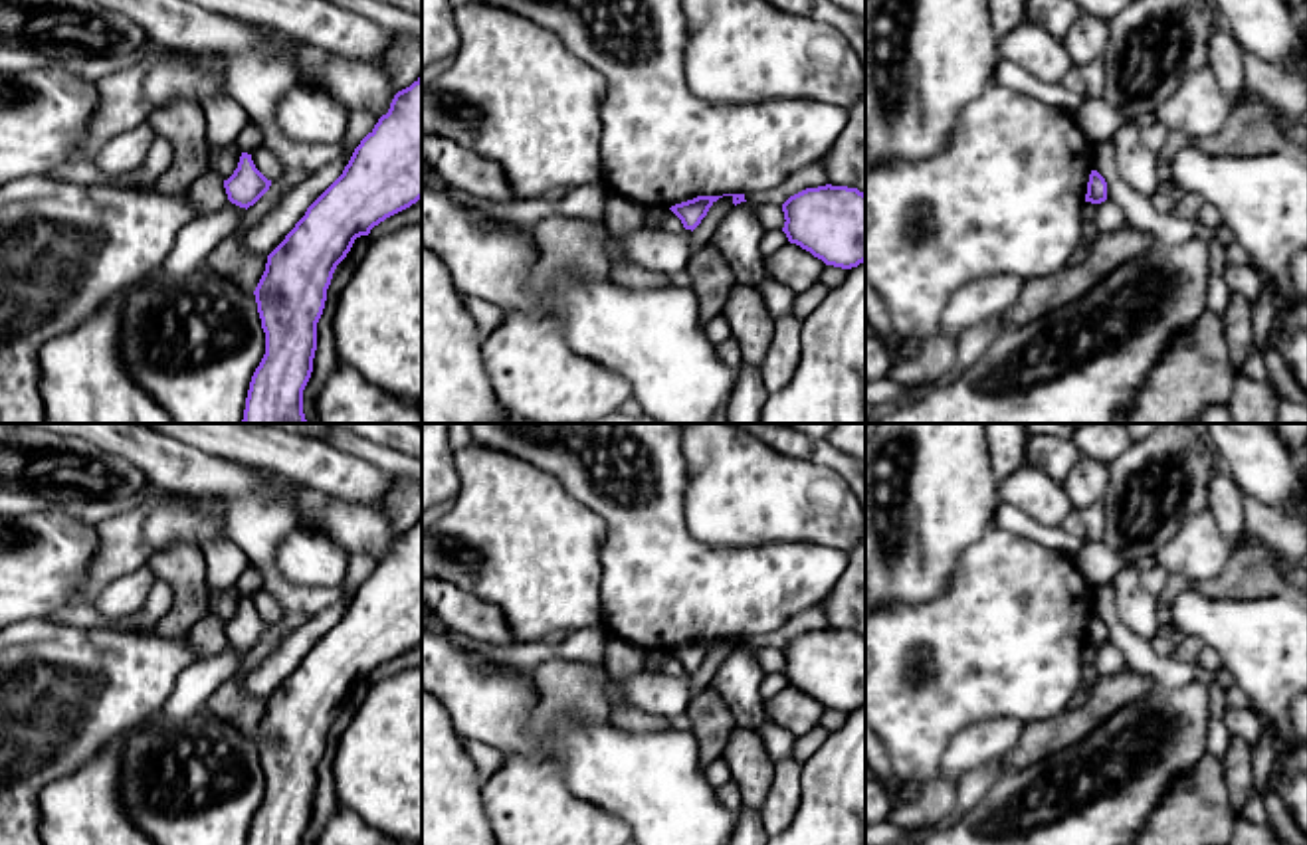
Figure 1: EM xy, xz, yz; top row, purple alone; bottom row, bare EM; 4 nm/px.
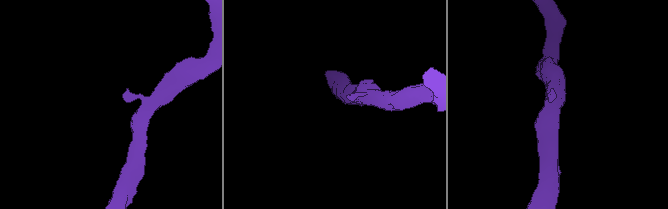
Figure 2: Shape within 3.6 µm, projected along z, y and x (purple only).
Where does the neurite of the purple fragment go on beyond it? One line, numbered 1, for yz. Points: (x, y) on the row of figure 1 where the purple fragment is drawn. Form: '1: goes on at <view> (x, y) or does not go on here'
1: does not go on here

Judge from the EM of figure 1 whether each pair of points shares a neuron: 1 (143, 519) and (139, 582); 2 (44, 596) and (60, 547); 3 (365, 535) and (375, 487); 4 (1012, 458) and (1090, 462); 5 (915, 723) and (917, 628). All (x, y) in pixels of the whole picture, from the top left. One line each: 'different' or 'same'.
1: different
2: same
3: same
4: same
5: same

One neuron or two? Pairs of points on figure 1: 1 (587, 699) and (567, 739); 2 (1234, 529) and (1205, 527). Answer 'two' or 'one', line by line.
1: two
2: two

